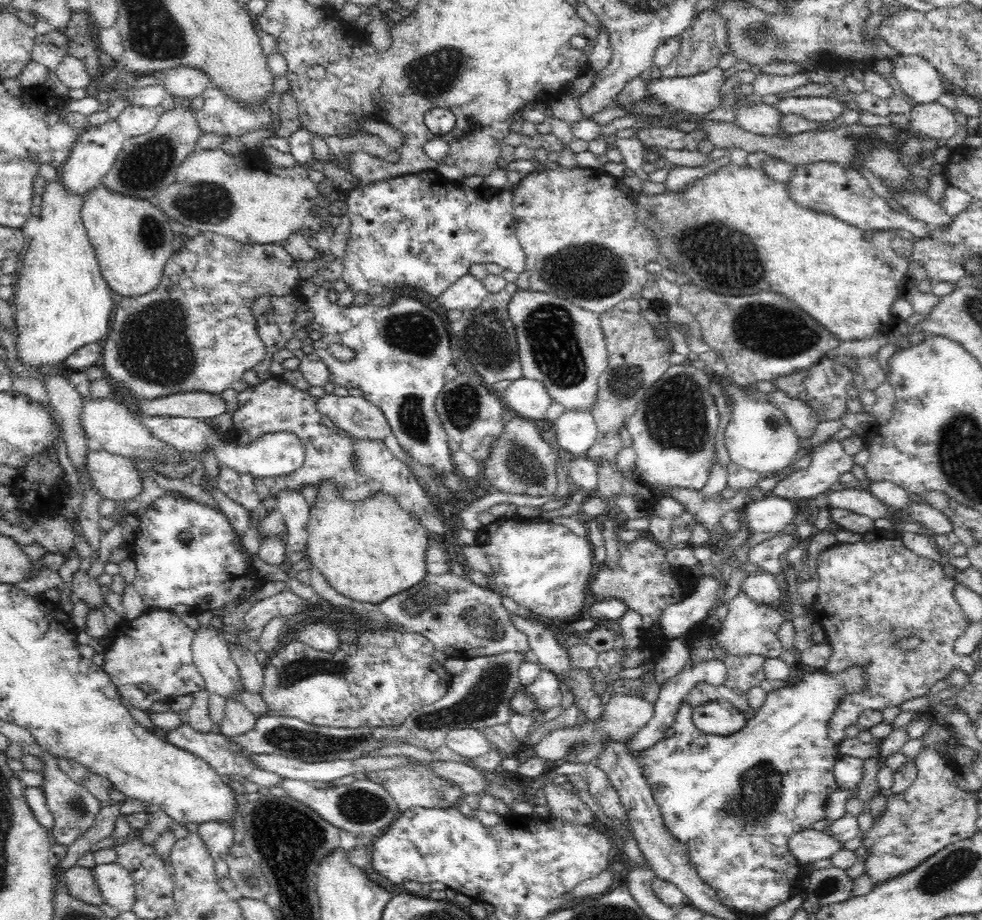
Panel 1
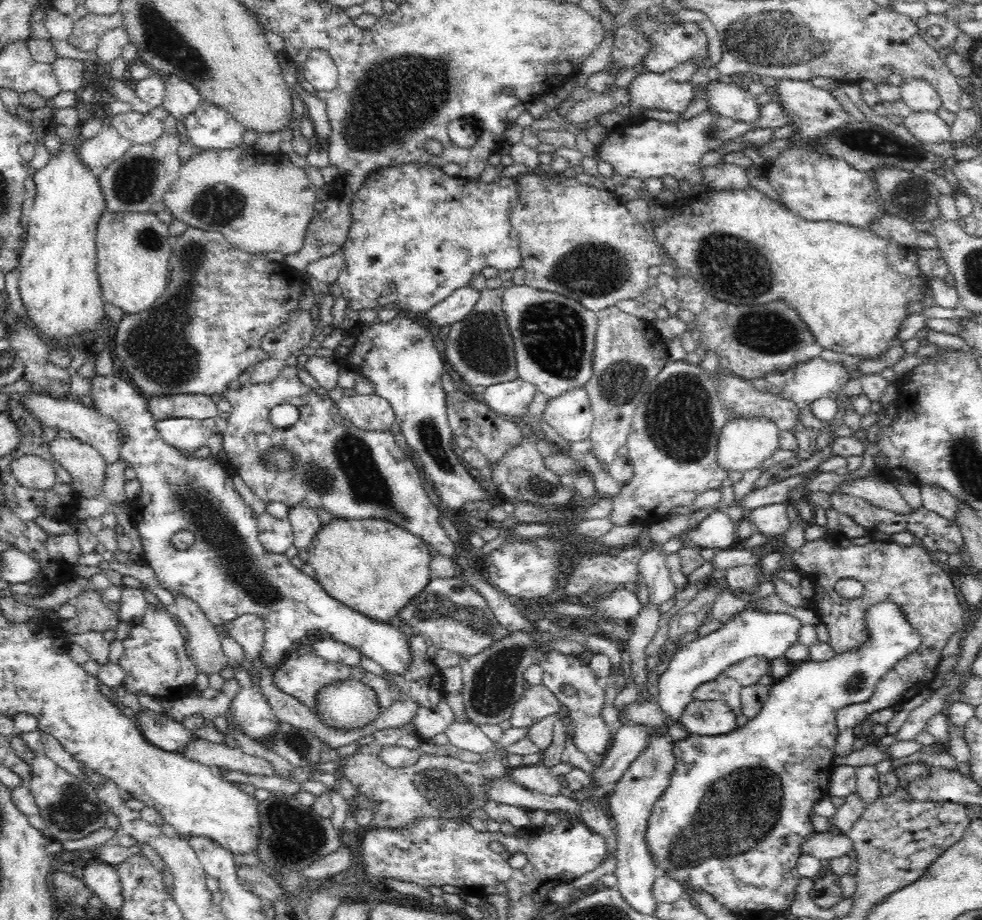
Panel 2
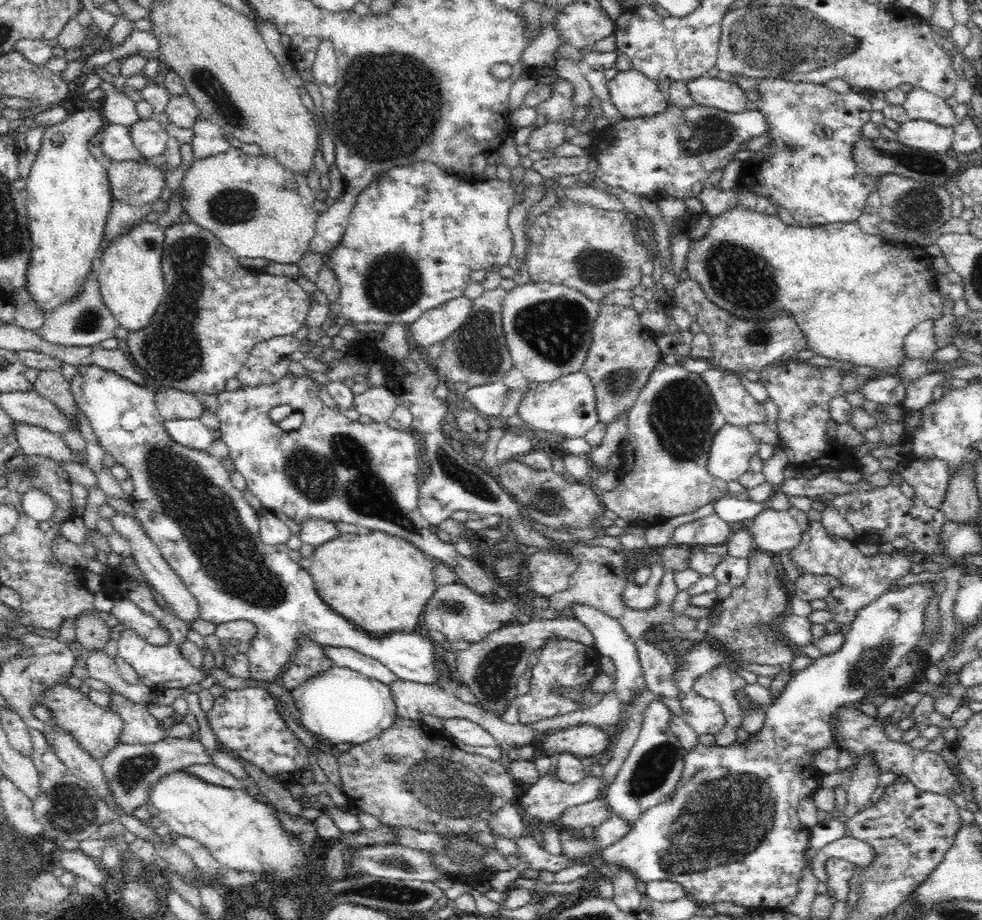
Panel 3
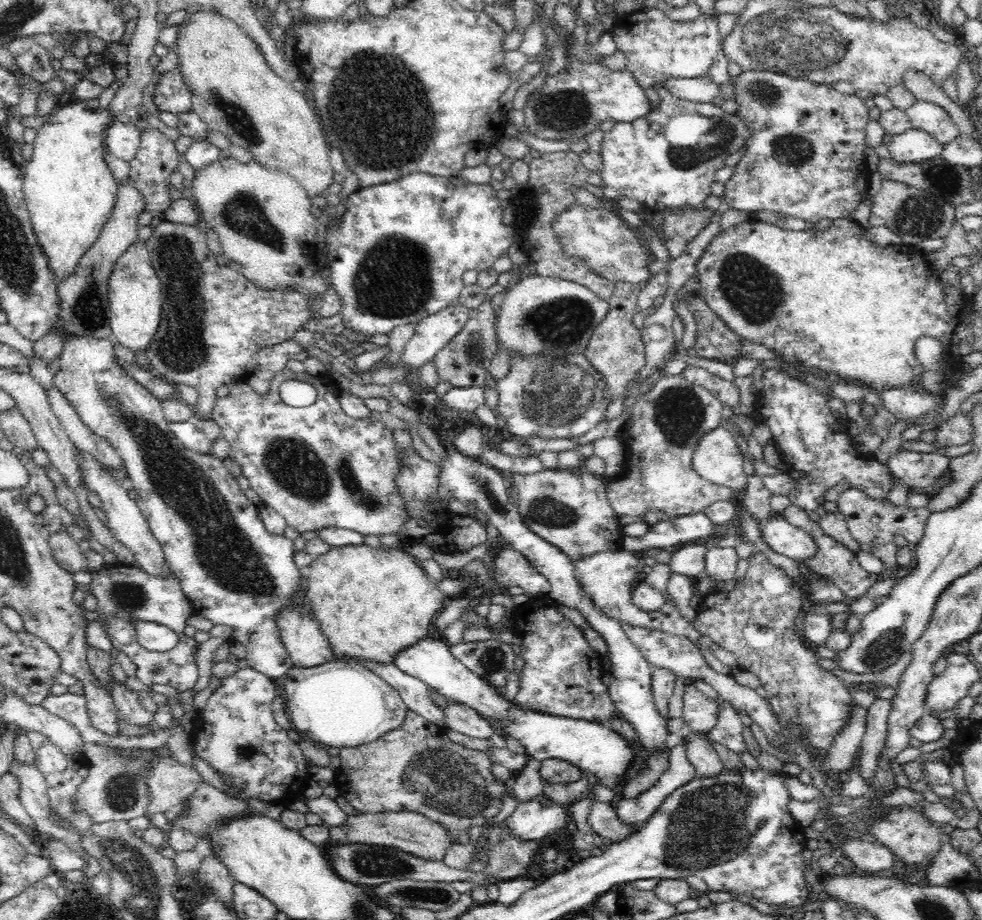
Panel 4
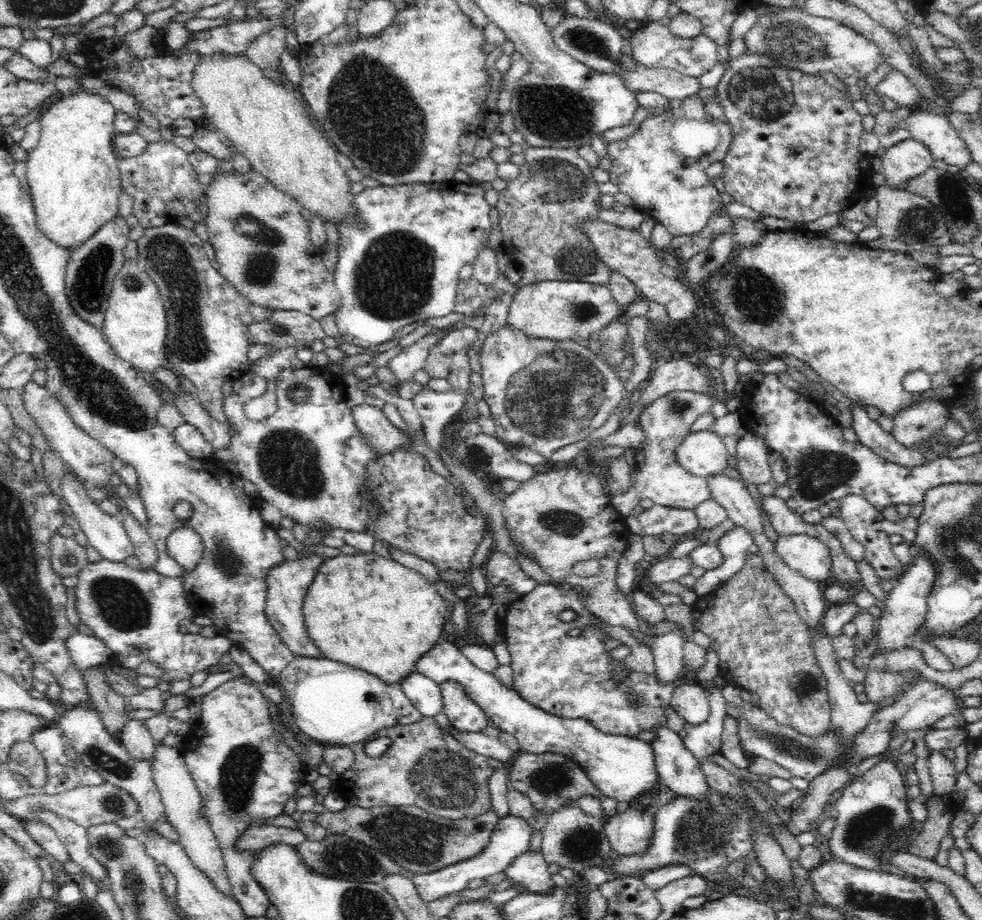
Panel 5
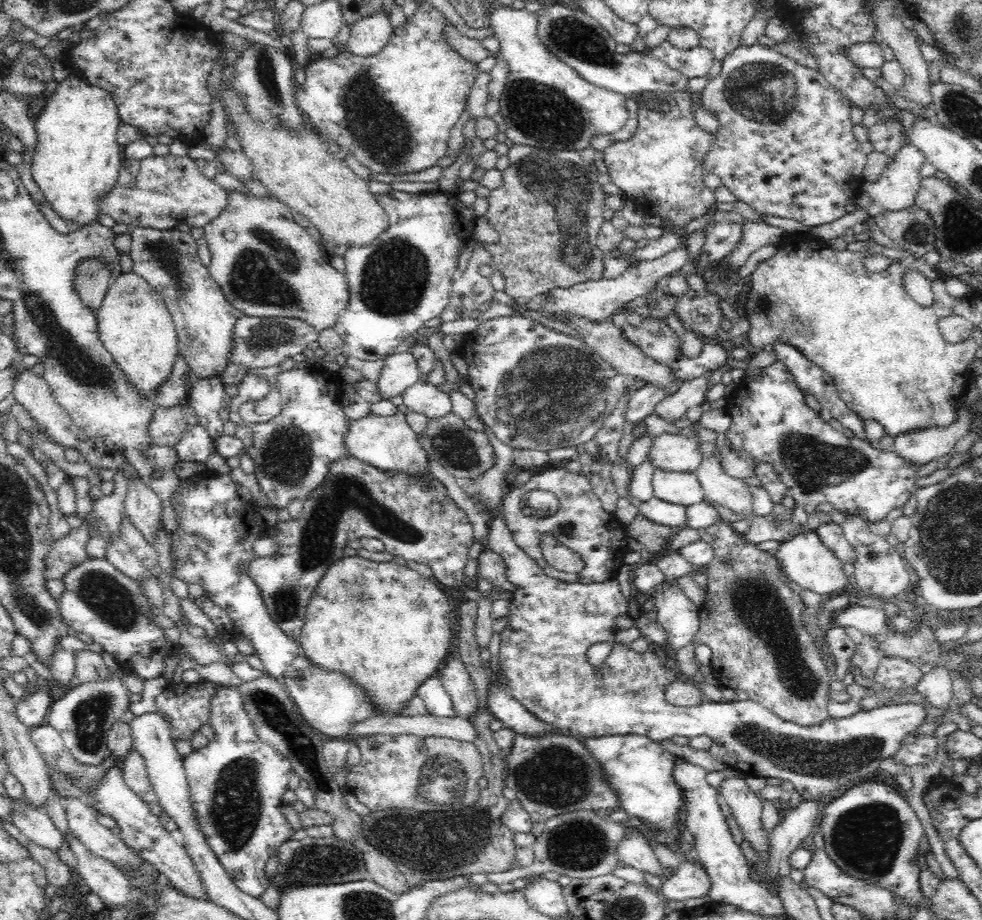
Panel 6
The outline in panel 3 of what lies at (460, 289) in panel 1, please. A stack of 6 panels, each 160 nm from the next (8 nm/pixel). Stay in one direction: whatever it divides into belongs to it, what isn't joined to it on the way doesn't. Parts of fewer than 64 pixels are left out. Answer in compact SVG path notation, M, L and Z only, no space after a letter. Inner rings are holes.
M460 296L446 304L440 304L438 308L427 311L409 327L412 334L412 342L416 348L428 348L436 342L445 342L446 339L464 324L470 315L472 301L466 296Z

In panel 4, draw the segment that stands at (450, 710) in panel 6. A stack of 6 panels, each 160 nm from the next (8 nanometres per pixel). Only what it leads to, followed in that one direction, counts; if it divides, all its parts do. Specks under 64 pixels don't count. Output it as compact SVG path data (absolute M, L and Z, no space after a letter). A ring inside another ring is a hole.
M358 659L357 663L376 673L384 682L396 689L409 710L430 723L445 727L445 715L442 708L432 703L429 697L430 688L421 680L408 676L394 663L380 663L366 659Z

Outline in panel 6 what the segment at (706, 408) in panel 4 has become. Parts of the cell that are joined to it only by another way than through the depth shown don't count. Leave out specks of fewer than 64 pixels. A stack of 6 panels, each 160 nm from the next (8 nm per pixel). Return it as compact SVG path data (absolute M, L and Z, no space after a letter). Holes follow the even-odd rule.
M703 375L692 381L684 381L674 394L664 397L655 406L653 414L670 423L673 420L682 420L688 408L700 407L707 402L706 393L710 389L708 379L708 375ZM662 469L652 470L649 473L652 475L654 497L682 507L693 506L704 501L705 492L696 473Z

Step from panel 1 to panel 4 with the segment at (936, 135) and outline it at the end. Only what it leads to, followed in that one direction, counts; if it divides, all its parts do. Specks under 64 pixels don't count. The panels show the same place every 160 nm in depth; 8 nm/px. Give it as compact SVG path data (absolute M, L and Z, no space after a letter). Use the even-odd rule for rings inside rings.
M910 127L906 132L893 136L888 145L890 156L900 163L921 163L940 156L944 145L924 130Z

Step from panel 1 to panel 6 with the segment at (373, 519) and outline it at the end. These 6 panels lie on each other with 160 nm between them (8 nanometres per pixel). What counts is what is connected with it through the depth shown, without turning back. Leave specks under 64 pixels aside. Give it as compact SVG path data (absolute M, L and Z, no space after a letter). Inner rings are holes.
M359 555L342 557L340 560L333 562L322 575L318 586L308 603L306 616L304 617L304 626L298 636L298 645L301 654L308 657L308 661L314 662L320 669L326 671L336 671L346 675L354 681L354 685L364 688L366 697L369 702L377 708L379 715L394 718L402 715L404 707L408 706L410 699L416 695L416 689L425 682L427 678L437 676L439 668L444 664L447 658L448 648L452 644L452 628L450 628L450 612L452 606L448 602L447 593L442 591L433 580L424 578L416 570L410 569L408 565L402 566L394 561L374 562L369 559L364 559Z

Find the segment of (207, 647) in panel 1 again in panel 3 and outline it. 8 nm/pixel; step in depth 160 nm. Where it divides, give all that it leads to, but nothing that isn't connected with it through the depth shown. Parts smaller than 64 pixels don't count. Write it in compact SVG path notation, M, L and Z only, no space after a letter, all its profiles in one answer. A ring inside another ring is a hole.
M116 513L111 519L114 525L114 530L123 538L128 540L131 547L132 557L140 570L145 575L145 578L150 582L153 588L165 598L170 608L182 619L187 622L196 622L202 617L202 611L198 607L196 597L186 588L181 578L168 566L168 563L161 557L161 551L153 544L152 539L145 533L143 526L136 520L135 517L128 515L120 515Z

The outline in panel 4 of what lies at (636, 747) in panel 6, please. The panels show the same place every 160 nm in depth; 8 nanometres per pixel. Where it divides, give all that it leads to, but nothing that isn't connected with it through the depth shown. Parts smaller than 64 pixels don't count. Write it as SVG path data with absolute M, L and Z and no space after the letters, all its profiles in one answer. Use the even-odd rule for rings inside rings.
M426 637L395 656L393 663L408 676L421 680L430 689L444 695L448 701L464 704L483 716L500 722L505 727L508 737L516 738L527 751L527 756L546 761L552 758L561 759L578 766L581 771L598 777L598 783L605 788L618 791L627 780L628 768L634 762L634 750L620 734L607 726L574 718L554 717L550 714L522 711L515 702L508 702L504 693L490 686L485 678L470 672L462 662L452 656L449 643L443 638Z

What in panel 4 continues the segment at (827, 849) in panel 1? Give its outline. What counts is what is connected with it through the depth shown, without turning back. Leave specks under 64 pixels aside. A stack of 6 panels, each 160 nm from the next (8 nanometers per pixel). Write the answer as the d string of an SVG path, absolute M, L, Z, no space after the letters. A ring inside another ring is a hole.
M847 840L842 844L844 856L862 872L889 873L896 864L896 857L880 843Z

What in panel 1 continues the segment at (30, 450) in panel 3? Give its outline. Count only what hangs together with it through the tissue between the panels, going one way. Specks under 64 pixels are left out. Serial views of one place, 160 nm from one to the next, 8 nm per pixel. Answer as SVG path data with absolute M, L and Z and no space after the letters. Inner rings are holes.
M89 451L84 460L86 473L90 475L92 487L96 487L103 499L115 501L135 499L142 492L143 473L136 469L136 462L129 458L116 456L104 451Z

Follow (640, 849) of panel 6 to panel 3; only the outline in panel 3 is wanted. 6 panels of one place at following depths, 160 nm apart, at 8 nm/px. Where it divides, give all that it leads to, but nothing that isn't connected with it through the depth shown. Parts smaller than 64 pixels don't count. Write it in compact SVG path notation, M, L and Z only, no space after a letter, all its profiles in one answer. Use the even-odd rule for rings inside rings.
M596 799L592 800L592 802L585 802L584 804L564 810L560 818L560 825L564 828L579 831L585 826L596 828L610 815L611 813L608 812L606 803Z

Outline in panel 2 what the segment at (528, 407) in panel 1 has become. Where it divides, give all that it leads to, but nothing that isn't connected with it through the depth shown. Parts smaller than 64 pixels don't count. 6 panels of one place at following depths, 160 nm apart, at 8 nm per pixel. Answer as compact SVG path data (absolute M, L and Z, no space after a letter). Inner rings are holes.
M517 378L511 382L488 386L478 398L504 417L521 417L523 414L529 414L528 404L532 402L536 392L536 386Z

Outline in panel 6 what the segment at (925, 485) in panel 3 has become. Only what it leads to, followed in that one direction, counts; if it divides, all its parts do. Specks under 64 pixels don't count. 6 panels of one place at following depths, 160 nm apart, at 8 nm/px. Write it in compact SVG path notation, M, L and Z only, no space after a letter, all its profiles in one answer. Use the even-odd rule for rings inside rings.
M774 342L773 348L777 361L781 361L790 370L802 392L812 394L821 408L829 410L844 427L850 428L856 438L868 441L864 419L840 398L836 385L828 374L789 344Z

